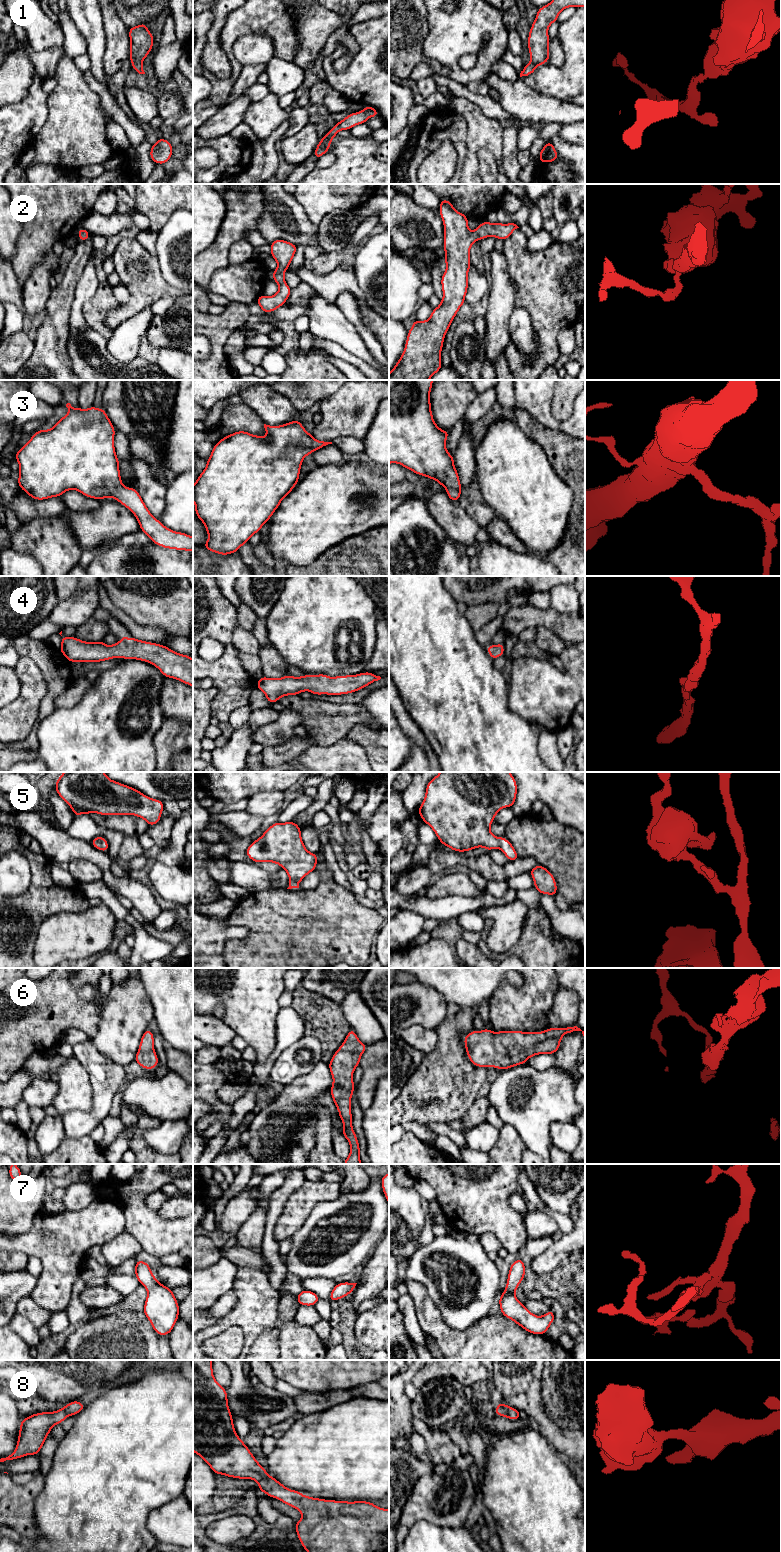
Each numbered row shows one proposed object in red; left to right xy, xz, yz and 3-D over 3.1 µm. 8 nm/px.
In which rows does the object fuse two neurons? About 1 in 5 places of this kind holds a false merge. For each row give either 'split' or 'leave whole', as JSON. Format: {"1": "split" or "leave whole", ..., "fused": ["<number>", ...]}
{"1": "leave whole", "2": "leave whole", "3": "leave whole", "4": "leave whole", "5": "leave whole", "6": "leave whole", "7": "leave whole", "8": "leave whole", "fused": []}

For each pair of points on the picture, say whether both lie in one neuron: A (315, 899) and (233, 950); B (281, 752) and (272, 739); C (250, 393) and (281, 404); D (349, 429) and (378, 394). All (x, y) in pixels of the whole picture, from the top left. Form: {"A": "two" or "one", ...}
{"A": "one", "B": "two", "C": "one", "D": "one"}

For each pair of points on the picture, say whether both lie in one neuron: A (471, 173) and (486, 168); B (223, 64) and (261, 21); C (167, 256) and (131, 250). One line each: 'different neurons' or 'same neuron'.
A: different neurons
B: different neurons
C: different neurons

